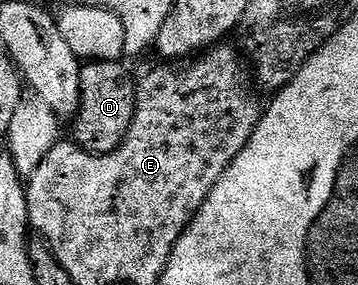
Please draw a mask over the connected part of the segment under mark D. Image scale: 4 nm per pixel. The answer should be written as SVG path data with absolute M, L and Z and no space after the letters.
M86 62L80 76L80 104L72 119L73 141L90 154L111 154L123 140L134 114L134 83L131 71L117 62Z

